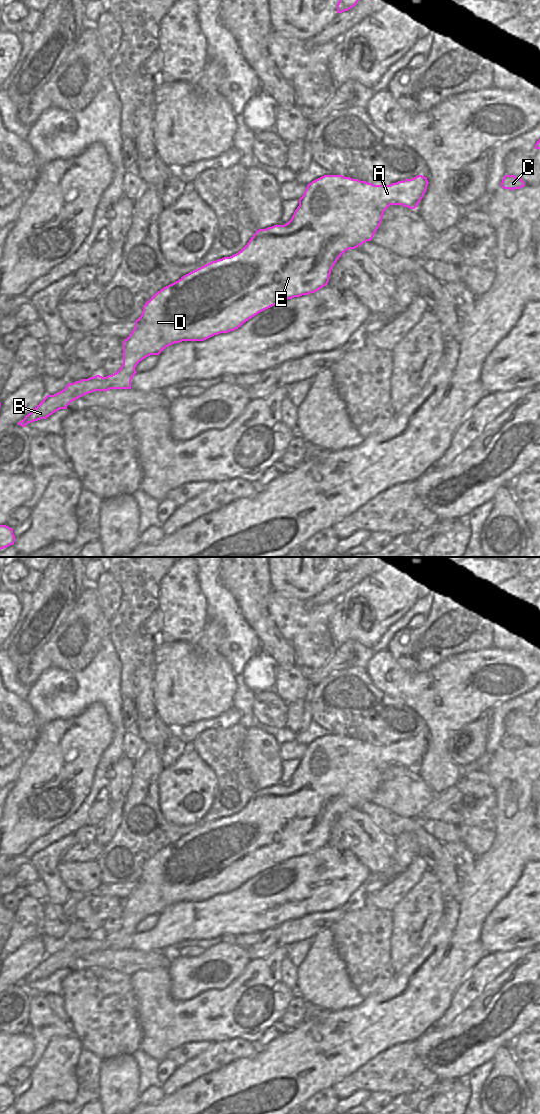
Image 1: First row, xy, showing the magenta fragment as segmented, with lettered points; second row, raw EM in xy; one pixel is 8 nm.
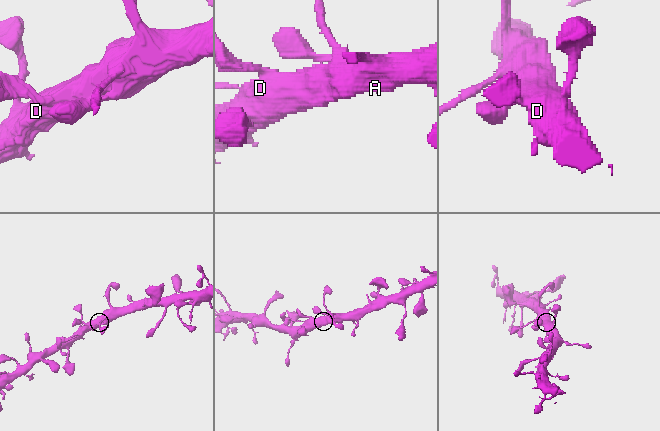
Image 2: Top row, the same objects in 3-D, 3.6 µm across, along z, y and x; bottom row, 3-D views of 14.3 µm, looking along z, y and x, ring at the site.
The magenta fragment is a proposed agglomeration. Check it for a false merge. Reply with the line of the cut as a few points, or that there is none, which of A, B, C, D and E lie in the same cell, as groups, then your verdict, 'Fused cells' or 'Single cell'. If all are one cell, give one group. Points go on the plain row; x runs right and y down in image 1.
No split. Groups: A B C D E. Single cell.

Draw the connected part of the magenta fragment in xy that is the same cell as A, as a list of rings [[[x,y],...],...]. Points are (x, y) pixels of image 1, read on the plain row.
[[[324,735],[312,741],[307,745],[303,756],[299,759],[299,766],[288,783],[257,790],[238,813],[212,821],[155,853],[145,863],[141,876],[135,881],[135,888],[123,901],[123,924],[116,933],[106,937],[96,935],[67,944],[62,951],[47,955],[17,984],[25,987],[28,983],[46,979],[60,969],[67,969],[72,961],[94,951],[131,949],[131,940],[137,933],[135,928],[146,917],[159,915],[174,903],[204,901],[214,895],[234,891],[258,873],[278,863],[318,851],[328,844],[333,826],[348,809],[355,809],[372,800],[385,770],[390,765],[415,769],[423,758],[428,744],[427,737],[422,735],[390,745],[374,745],[342,735]]]

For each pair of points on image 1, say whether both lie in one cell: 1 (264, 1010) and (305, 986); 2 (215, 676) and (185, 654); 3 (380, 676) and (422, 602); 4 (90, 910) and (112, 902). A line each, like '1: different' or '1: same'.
1: different
2: same
3: different
4: same

